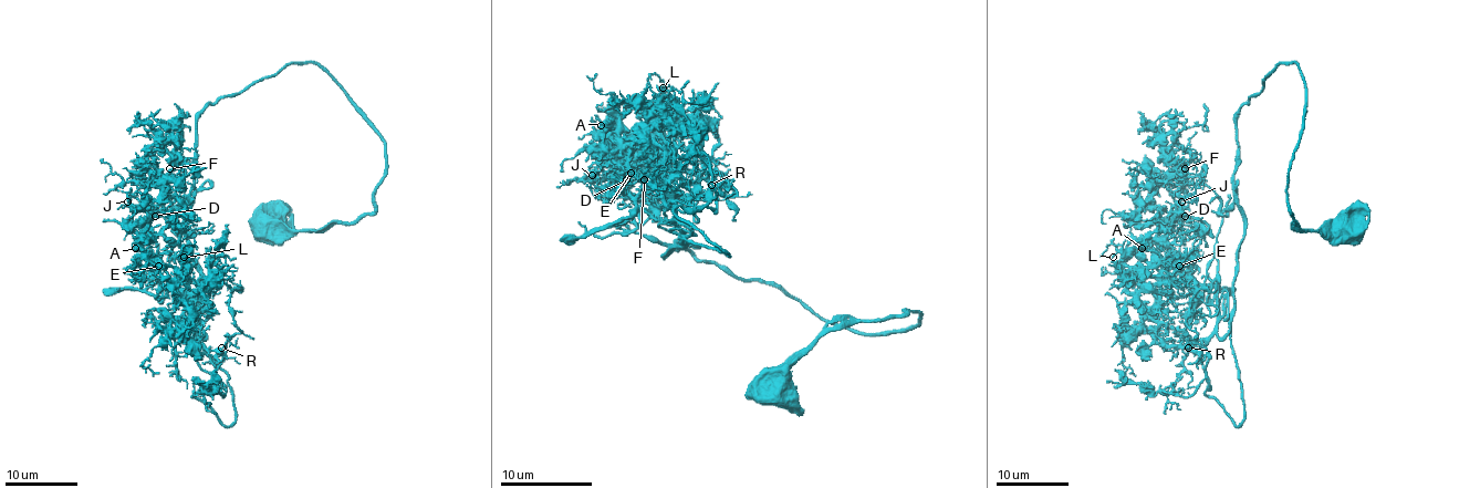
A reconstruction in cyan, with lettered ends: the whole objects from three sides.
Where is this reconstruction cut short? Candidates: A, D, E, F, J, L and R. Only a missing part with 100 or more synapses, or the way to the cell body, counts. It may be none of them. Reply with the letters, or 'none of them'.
R

